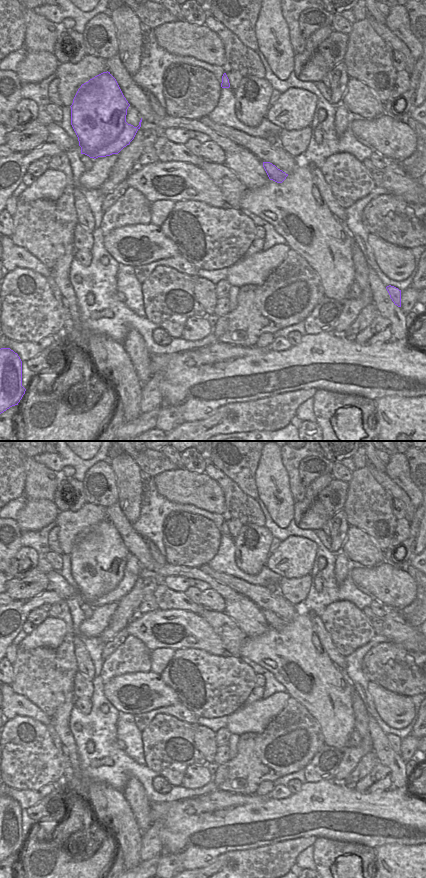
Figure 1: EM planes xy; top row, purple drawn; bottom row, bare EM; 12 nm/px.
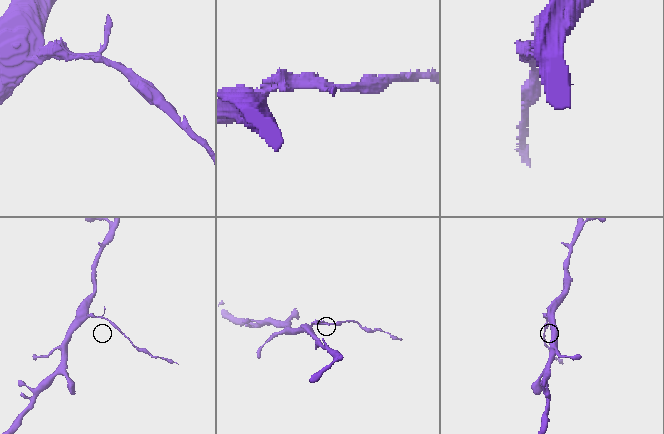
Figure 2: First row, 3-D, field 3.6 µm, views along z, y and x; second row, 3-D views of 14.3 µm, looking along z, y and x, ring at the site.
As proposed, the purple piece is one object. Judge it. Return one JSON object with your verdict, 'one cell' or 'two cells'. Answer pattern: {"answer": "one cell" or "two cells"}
{"answer": "two cells"}

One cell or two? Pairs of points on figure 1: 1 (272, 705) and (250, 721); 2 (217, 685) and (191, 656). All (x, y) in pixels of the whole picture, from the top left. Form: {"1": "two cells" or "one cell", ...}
{"1": "one cell", "2": "one cell"}

